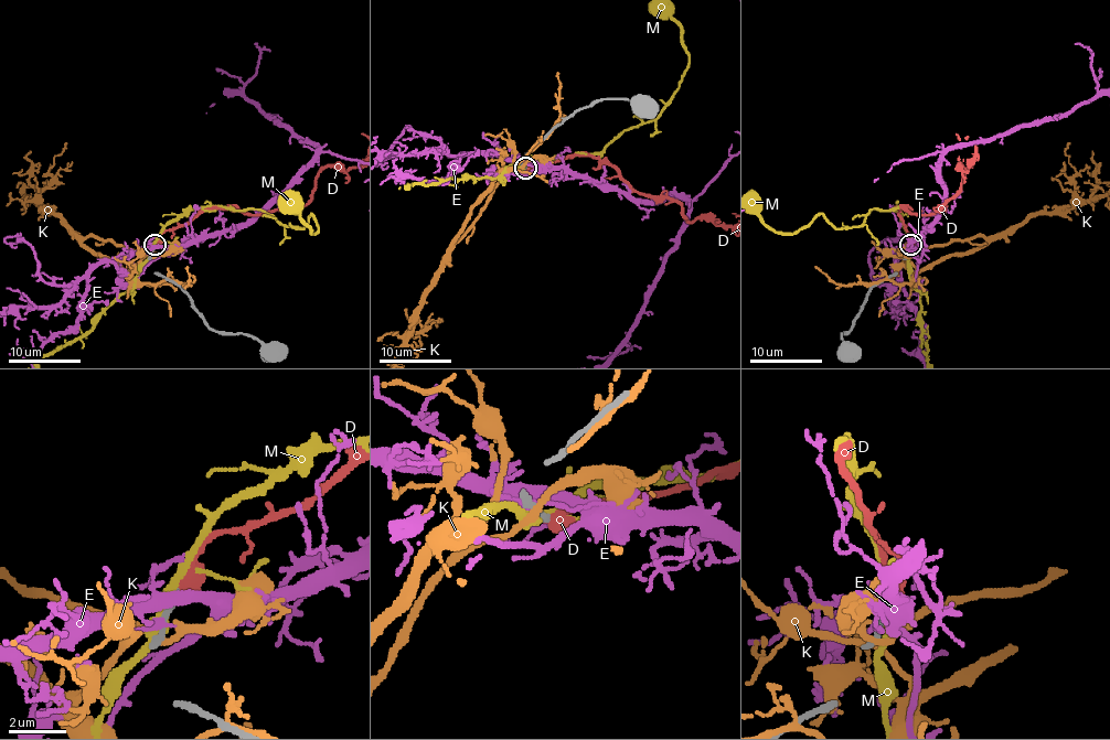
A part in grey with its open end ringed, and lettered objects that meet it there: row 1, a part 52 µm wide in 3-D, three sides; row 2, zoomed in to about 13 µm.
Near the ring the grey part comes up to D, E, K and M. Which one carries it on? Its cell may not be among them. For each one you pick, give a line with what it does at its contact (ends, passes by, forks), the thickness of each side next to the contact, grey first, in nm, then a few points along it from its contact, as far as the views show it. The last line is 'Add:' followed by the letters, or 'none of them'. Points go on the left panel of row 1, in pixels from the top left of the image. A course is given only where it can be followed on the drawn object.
D: it passes by; 200 nm thick on the grey side, 400 nm on the other
Add: D

